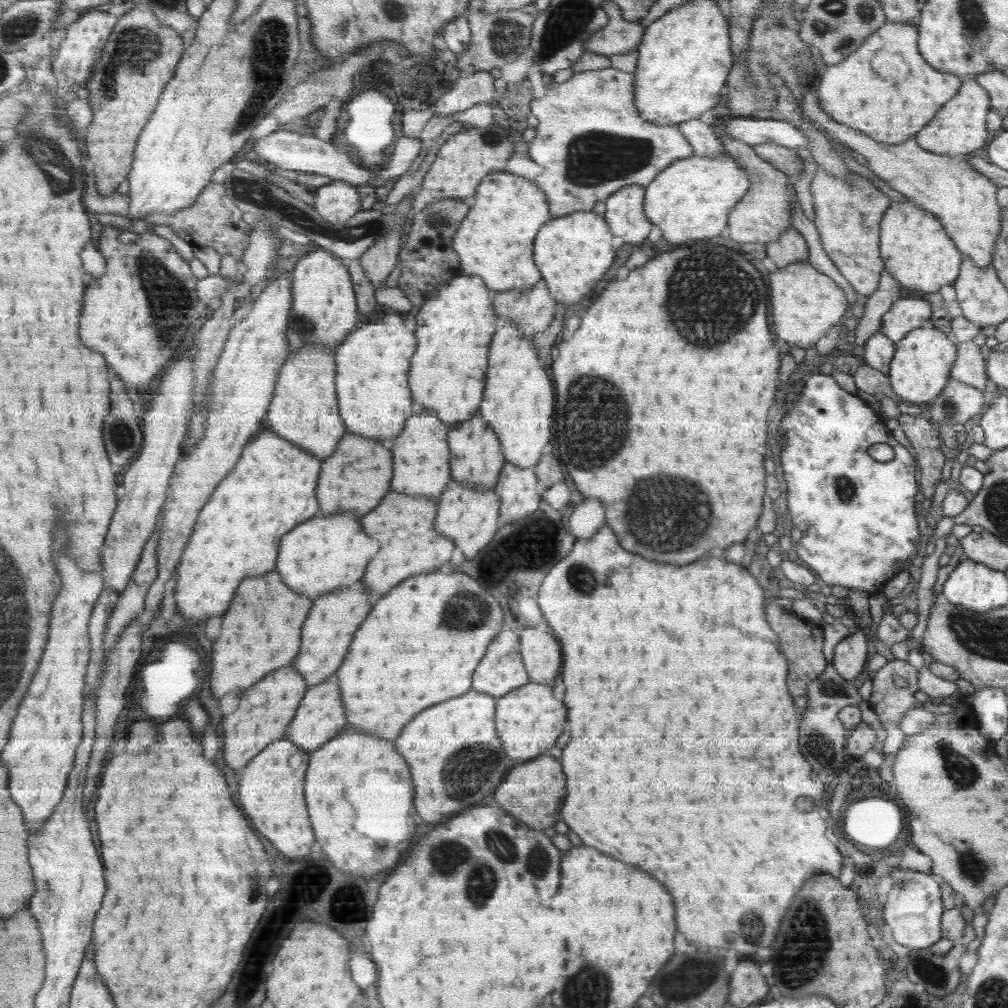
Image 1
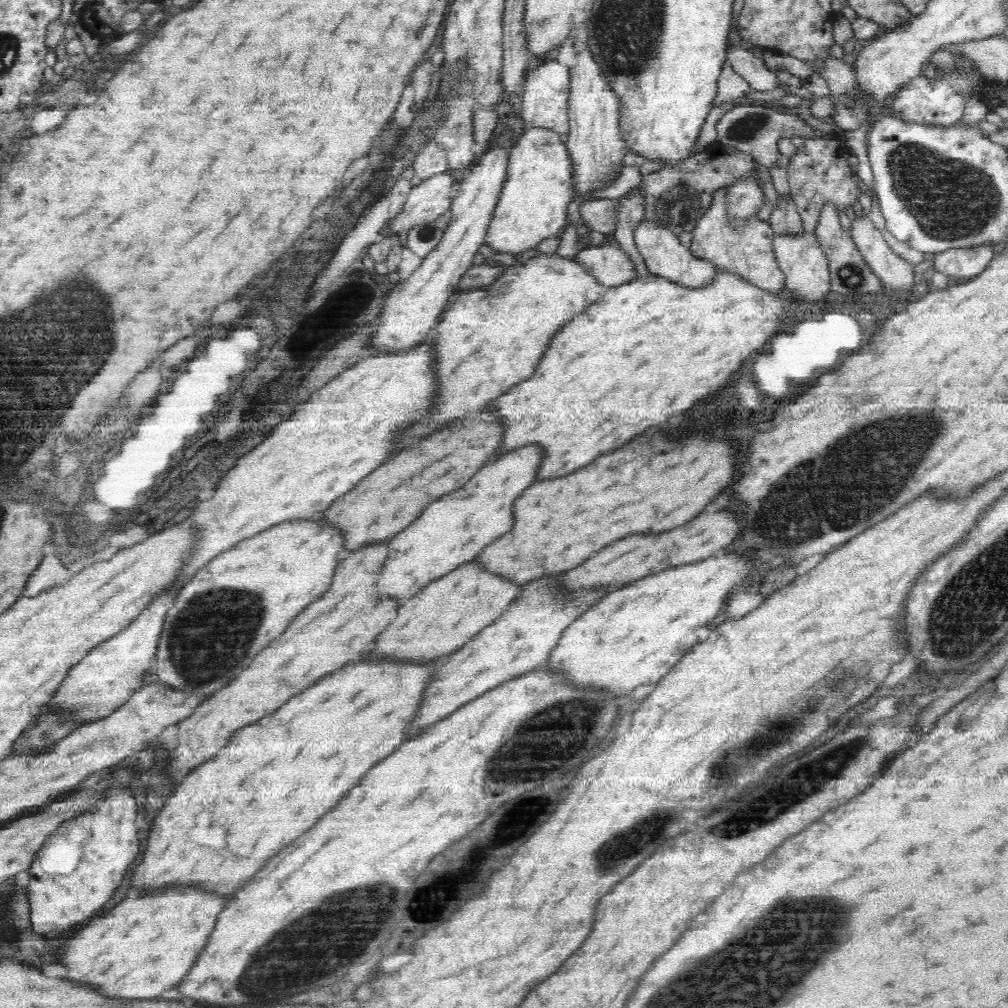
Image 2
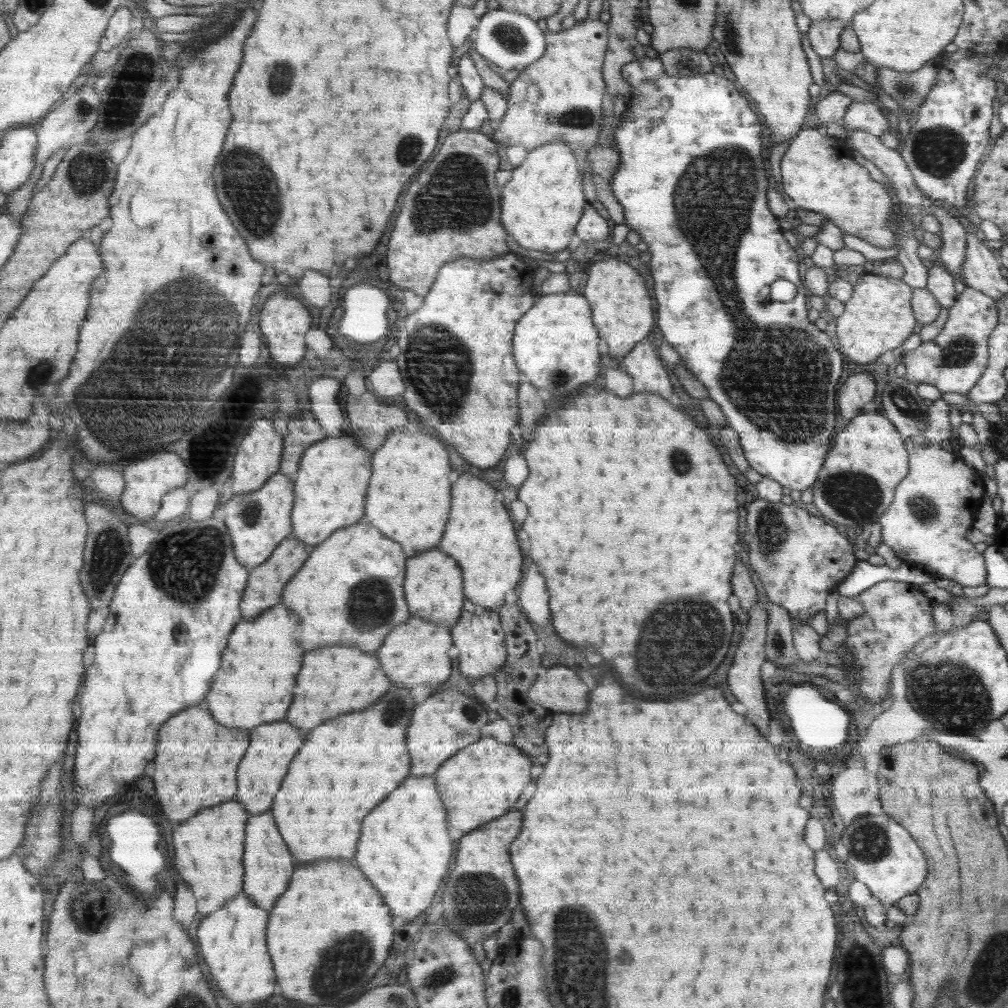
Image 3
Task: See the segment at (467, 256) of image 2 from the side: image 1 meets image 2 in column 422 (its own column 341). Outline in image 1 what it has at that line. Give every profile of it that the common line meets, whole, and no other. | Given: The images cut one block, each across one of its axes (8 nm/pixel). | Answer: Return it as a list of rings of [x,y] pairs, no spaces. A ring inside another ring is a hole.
[[[316,246],[298,260],[291,274],[293,277],[293,306],[289,317],[289,352],[297,353],[306,345],[337,348],[353,333],[358,316],[358,306],[346,266],[323,247]]]

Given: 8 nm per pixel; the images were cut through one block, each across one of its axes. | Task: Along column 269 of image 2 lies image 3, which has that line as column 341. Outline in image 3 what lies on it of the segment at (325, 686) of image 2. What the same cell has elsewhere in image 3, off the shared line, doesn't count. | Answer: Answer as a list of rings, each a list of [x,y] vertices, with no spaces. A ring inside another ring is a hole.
[[[392,686],[370,710],[344,714],[342,718],[312,728],[307,735],[304,746],[290,761],[288,776],[284,778],[280,792],[276,792],[272,807],[274,818],[278,818],[278,830],[282,830],[282,838],[290,842],[290,850],[294,850],[298,864],[310,864],[322,858],[350,860],[356,854],[360,822],[409,776],[412,758],[406,730],[417,706],[410,694],[410,688]]]

